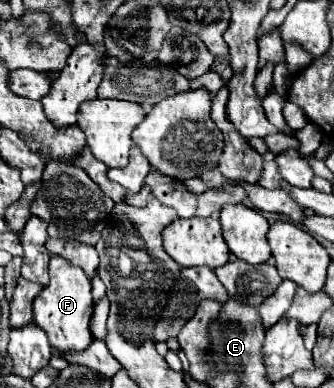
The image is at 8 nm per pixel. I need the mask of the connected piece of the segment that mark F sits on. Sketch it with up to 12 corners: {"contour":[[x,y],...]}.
{"contour":[[52,256],[34,324],[56,354],[92,342],[90,278]]}

